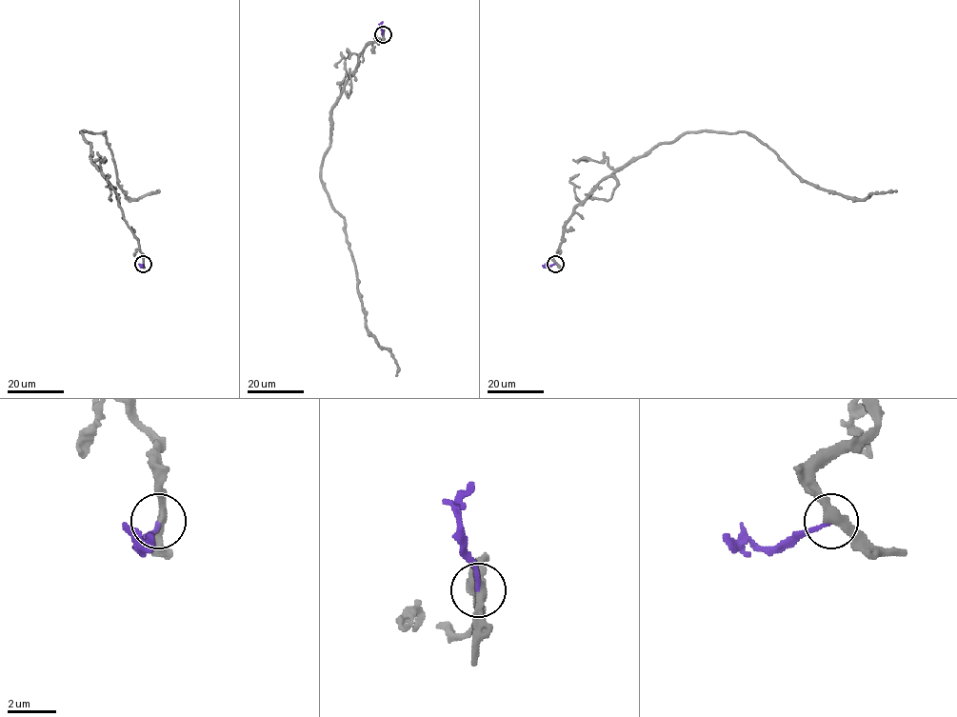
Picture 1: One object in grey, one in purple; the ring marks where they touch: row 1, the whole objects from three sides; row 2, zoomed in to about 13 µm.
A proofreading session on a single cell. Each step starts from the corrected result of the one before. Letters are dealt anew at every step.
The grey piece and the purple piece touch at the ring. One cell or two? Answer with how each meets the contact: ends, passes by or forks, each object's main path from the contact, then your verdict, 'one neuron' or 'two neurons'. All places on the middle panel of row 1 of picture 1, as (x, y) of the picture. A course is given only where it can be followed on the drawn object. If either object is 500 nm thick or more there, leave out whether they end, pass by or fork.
grey passes by; purple ends; course grey (383, 34), (363, 49), (332, 107), (321, 178), (332, 207), (344, 219), (368, 330), (390, 352), (396, 376); course purple (383, 34), (383, 22); one neuron

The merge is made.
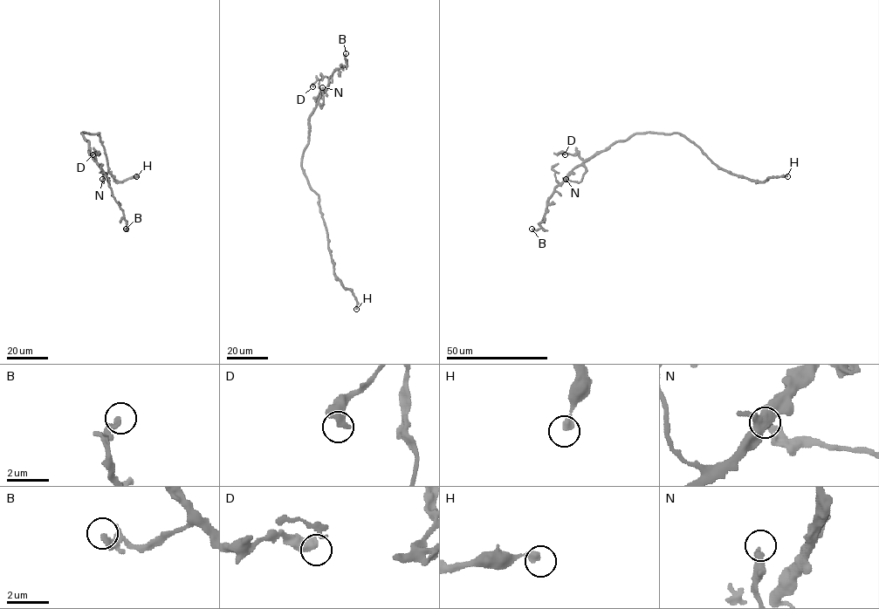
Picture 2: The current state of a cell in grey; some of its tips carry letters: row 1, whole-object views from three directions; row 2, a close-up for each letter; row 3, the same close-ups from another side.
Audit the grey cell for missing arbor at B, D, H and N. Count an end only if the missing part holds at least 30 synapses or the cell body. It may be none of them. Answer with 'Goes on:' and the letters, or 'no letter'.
Goes on: no letter

